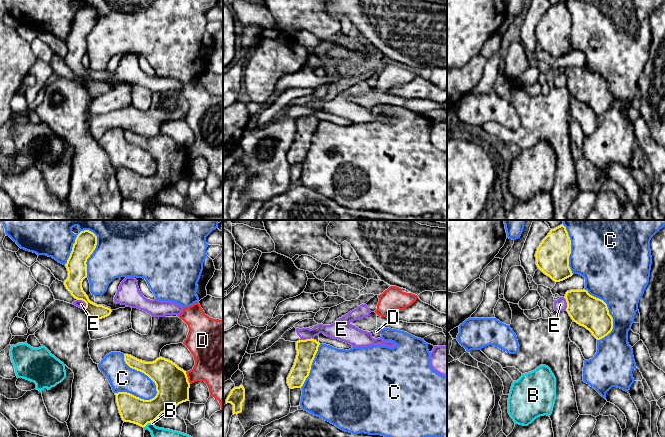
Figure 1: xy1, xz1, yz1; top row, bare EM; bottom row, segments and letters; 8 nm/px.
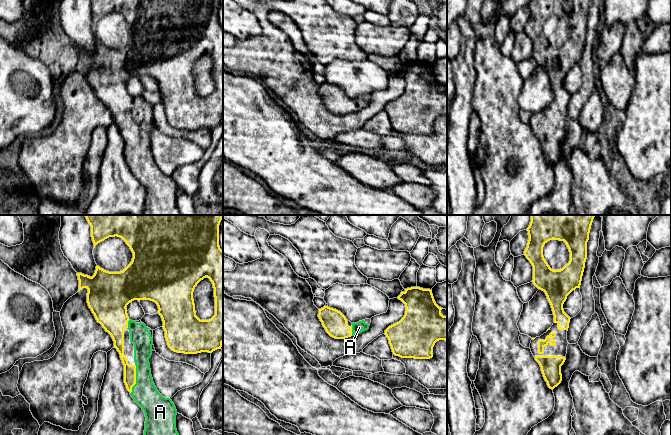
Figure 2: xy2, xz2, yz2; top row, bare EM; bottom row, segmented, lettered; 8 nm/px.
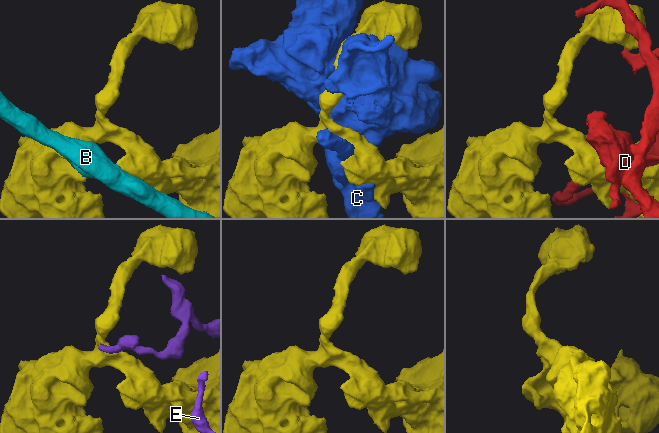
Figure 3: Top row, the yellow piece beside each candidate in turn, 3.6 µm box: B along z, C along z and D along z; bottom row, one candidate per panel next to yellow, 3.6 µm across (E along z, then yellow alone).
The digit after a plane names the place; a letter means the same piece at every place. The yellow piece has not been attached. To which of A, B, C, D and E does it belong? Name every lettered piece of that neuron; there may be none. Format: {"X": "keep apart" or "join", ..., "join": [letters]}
{"A": "join", "B": "keep apart", "C": "keep apart", "D": "keep apart", "E": "keep apart", "join": ["A"]}

